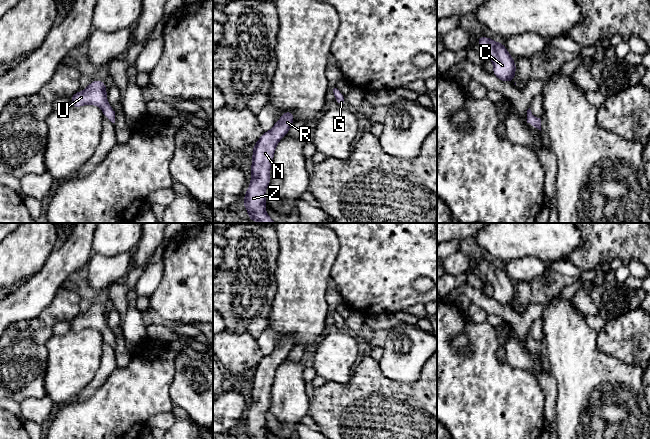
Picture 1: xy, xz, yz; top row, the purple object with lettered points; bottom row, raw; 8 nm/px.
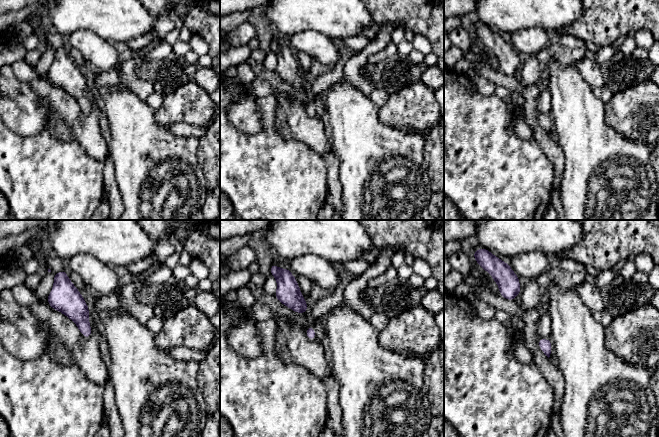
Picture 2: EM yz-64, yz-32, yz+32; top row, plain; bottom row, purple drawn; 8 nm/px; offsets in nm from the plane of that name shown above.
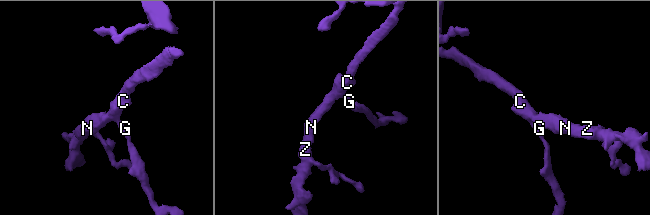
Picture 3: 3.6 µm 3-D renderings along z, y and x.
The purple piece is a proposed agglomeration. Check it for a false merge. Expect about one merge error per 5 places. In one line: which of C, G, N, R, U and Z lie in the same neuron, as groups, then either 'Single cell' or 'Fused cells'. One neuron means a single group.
Groups: C G N R U Z. Single cell

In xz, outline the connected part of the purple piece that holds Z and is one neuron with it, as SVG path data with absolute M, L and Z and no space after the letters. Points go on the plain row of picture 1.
M284 336L273 352L264 356L253 370L251 405L244 419L243 431L249 439L268 439L266 433L265 413L270 409L270 393L279 365L288 358L294 347L294 338Z

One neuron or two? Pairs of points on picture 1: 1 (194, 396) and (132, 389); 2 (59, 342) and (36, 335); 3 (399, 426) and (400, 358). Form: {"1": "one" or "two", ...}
{"1": "two", "2": "two", "3": "two"}

